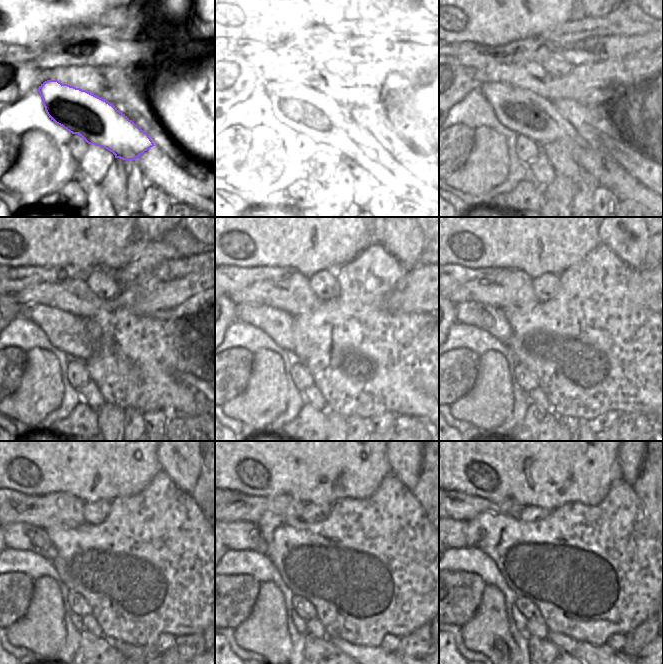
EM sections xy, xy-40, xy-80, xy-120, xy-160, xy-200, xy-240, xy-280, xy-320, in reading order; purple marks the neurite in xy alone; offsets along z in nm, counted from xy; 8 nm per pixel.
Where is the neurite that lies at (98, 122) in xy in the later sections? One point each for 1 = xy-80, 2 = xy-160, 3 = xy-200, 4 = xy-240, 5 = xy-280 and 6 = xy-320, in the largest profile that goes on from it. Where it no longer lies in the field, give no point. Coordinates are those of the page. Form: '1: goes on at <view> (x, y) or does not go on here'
1: goes on at xy-80 (528, 114)
2: goes on at xy-160 (277, 324)
3: goes on at xy-200 (488, 318)
4: goes on at xy-240 (19, 535)
5: goes on at xy-280 (238, 535)
6: goes on at xy-320 (459, 533)

